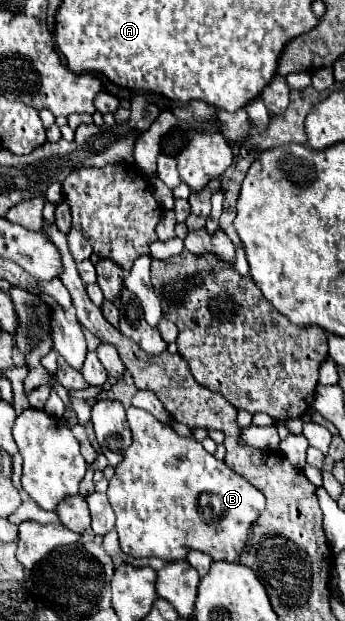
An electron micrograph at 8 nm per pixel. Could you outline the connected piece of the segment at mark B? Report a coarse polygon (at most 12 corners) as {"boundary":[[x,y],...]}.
{"boundary":[[129,406],[121,550],[237,562],[263,494]]}

